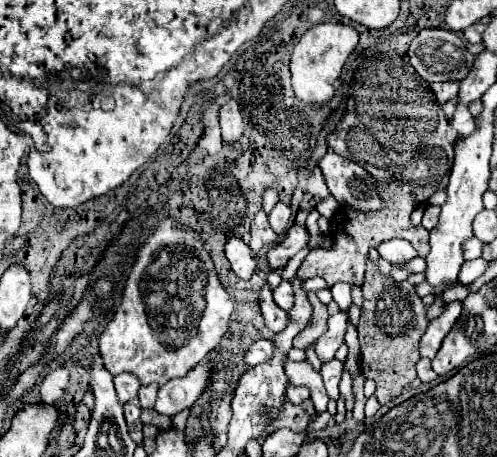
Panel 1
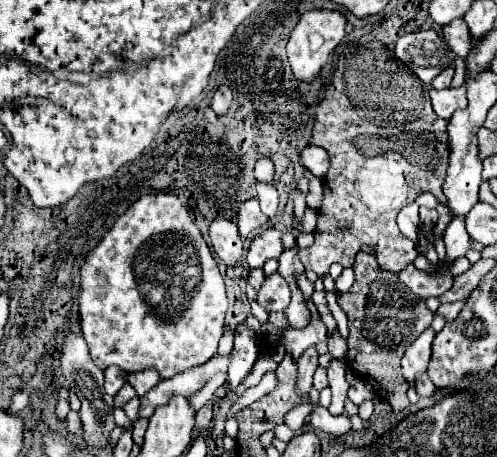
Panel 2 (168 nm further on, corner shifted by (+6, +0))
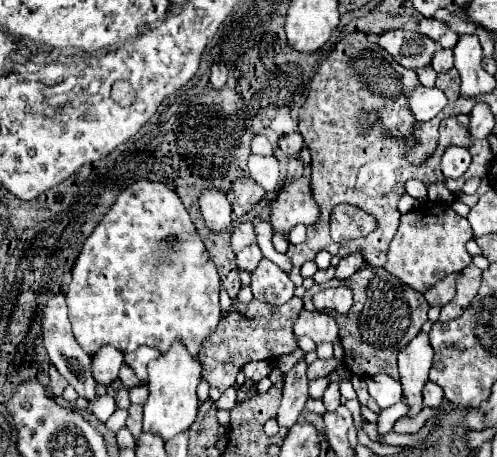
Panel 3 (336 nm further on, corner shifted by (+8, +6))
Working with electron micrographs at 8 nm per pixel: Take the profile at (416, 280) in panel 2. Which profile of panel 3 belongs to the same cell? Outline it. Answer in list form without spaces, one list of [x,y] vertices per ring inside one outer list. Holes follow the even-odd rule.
[[[424,202],[416,210],[402,214],[398,232],[388,248],[388,260],[384,268],[410,288],[426,292],[448,274],[458,272],[472,262],[472,256],[466,250],[466,242],[472,238],[474,234],[468,220],[458,216],[450,206]]]

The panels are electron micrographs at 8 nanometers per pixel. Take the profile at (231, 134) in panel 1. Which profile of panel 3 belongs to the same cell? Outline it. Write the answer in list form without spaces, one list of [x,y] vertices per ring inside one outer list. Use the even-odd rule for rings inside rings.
[[[212,64],[210,66],[210,82],[214,88],[222,88],[226,84],[226,66],[224,64]]]

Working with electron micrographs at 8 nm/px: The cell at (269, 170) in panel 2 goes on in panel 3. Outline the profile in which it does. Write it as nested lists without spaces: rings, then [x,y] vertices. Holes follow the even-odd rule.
[[[256,134],[256,136],[252,138],[250,148],[252,148],[252,152],[256,152],[256,154],[268,154],[268,152],[272,152],[272,144],[268,142],[268,138],[266,138],[264,134]]]

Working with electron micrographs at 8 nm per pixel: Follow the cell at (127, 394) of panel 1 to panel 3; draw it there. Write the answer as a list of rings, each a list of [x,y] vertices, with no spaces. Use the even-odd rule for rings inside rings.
[[[102,346],[92,356],[92,376],[98,384],[108,386],[118,376],[120,366],[120,350],[114,346]]]

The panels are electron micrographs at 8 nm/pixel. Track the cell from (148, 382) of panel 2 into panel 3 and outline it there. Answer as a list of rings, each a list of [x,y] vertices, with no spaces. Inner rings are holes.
[[[142,346],[142,348],[134,350],[134,352],[124,354],[124,362],[126,362],[136,374],[140,374],[142,382],[146,382],[146,378],[148,378],[148,374],[146,374],[146,366],[148,366],[150,360],[154,360],[154,358],[158,358],[158,356],[160,356],[160,352],[158,352],[156,348]]]

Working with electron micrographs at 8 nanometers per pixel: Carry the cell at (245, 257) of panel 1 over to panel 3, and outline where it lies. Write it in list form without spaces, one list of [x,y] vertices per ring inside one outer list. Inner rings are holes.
[[[204,188],[198,198],[200,212],[206,220],[206,226],[212,232],[222,232],[232,226],[232,206],[226,198],[226,194],[214,190],[214,188]]]

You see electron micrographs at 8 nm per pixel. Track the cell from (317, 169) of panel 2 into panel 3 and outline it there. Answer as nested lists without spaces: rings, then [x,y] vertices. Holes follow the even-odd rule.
[[[292,132],[292,134],[282,136],[282,138],[278,140],[278,146],[280,146],[286,154],[290,154],[290,156],[298,156],[300,150],[304,148],[304,140],[302,140],[302,136],[300,136],[298,132]]]

